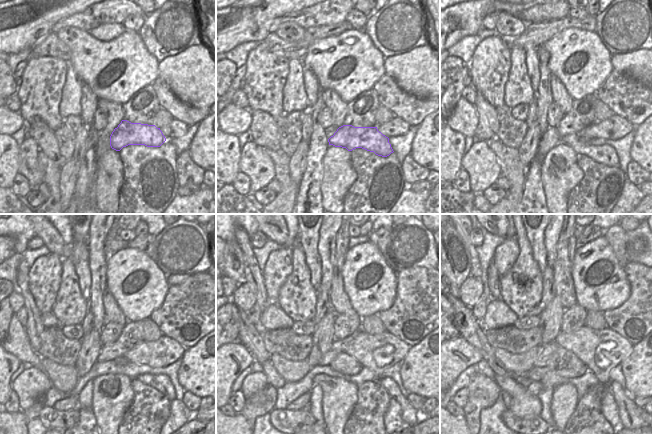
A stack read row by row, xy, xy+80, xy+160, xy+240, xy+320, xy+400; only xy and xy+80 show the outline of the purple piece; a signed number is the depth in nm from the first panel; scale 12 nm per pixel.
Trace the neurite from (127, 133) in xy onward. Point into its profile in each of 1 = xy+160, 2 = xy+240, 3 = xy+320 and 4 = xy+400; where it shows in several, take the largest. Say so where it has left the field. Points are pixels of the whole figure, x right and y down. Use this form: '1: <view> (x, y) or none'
1: xy+160 (604, 154)
2: xy+240 (162, 383)
3: xy+320 (409, 414)
4: xy+400 (629, 412)

